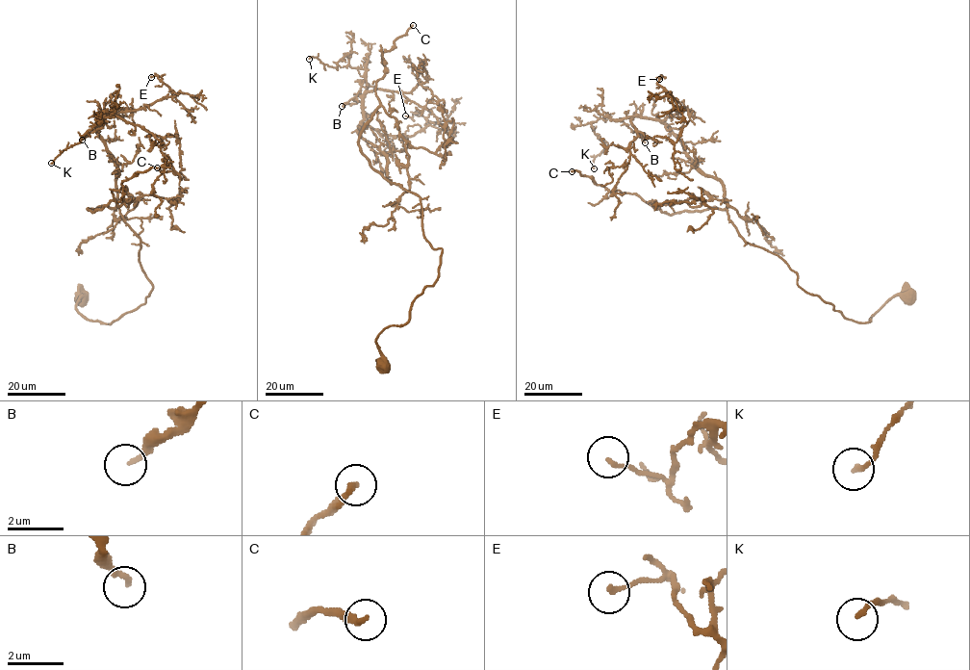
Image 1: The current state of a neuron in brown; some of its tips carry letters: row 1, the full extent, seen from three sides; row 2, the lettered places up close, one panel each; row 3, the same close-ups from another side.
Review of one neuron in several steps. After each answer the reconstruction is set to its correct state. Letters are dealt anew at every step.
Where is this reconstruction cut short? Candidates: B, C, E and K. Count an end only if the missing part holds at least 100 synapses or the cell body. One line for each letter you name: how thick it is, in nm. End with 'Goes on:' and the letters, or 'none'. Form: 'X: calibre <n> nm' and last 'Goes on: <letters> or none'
C: calibre 240 nm
Goes on: C

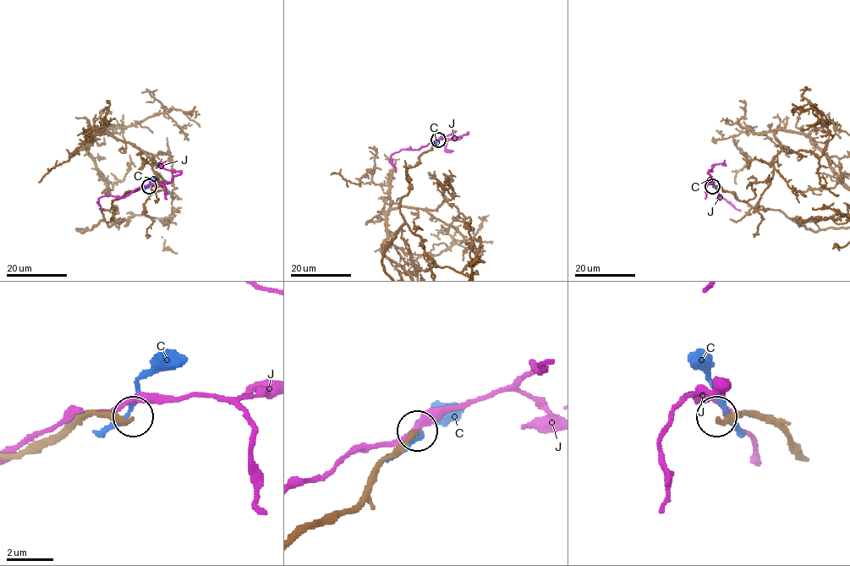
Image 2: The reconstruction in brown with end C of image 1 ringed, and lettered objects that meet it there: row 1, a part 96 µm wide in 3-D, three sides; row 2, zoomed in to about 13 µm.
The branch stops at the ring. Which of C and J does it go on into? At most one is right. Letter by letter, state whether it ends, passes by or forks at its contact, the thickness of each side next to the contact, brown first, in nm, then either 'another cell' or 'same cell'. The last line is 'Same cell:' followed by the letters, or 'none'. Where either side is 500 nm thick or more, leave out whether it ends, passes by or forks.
C: it passes by; 340 nm thick on the brown side, 190 nm on the other; another cell
J: it passes by; 360 nm thick on the brown side, 190 nm on the other; another cell
Same cell: none

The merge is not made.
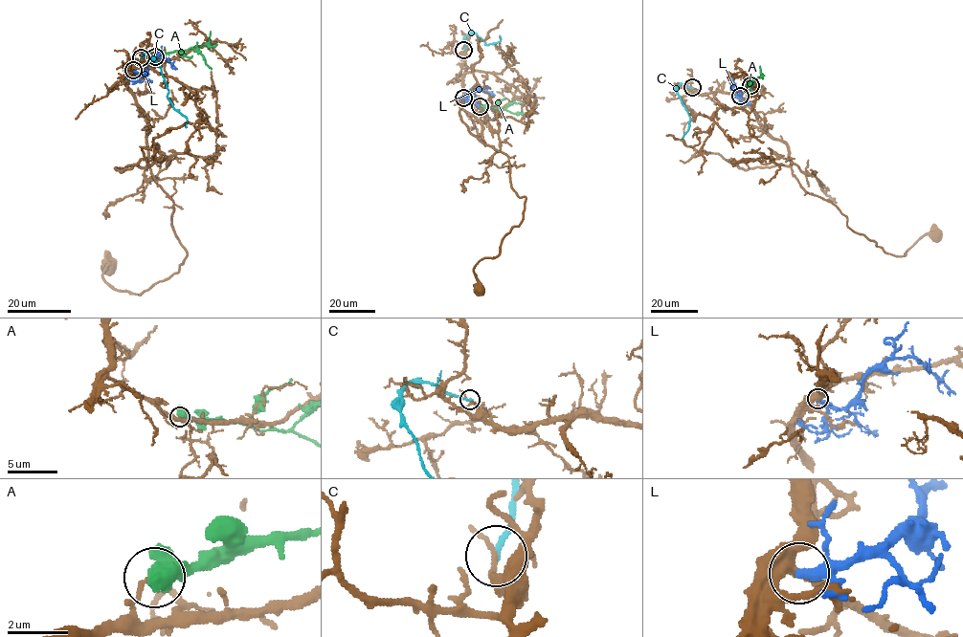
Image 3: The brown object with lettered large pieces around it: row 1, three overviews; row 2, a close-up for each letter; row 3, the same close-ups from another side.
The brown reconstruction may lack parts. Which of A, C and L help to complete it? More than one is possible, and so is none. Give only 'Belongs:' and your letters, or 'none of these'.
Belongs: none of these

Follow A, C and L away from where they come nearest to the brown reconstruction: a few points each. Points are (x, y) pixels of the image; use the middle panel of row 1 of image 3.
A: (480, 106), (503, 109), (513, 101), (521, 104)
C: (463, 50), (468, 34), (475, 33), (487, 45), (498, 42), (499, 35)
L: (463, 98), (480, 89), (495, 95)

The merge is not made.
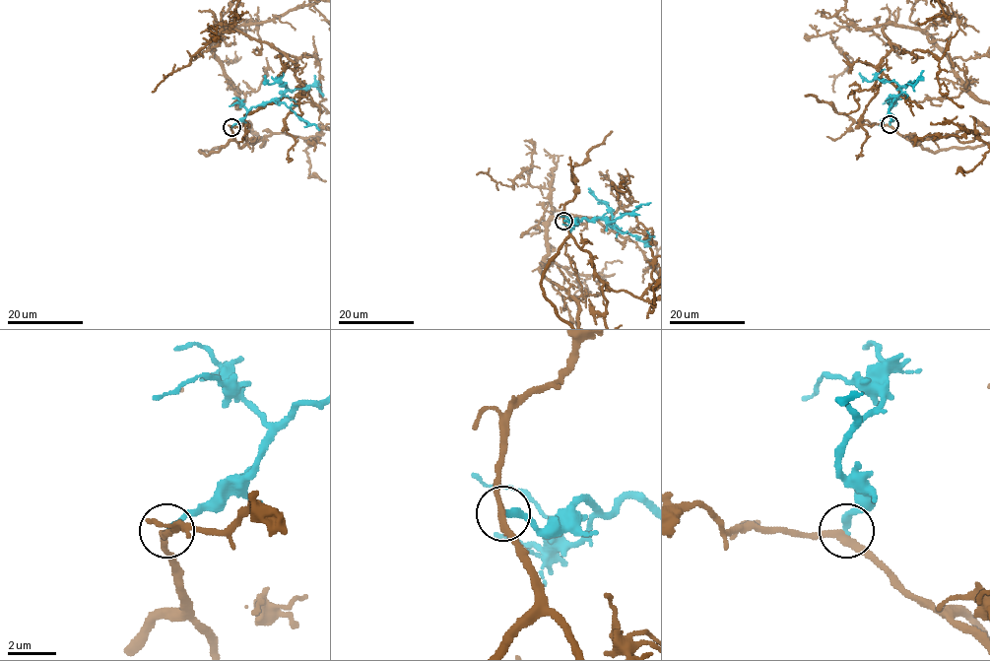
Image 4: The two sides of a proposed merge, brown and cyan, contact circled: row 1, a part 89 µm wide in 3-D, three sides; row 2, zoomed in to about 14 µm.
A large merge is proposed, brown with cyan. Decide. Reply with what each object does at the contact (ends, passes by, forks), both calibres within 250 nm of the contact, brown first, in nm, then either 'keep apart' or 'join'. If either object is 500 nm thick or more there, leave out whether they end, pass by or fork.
brown passes by | cyan ends | 240/220 nm | join

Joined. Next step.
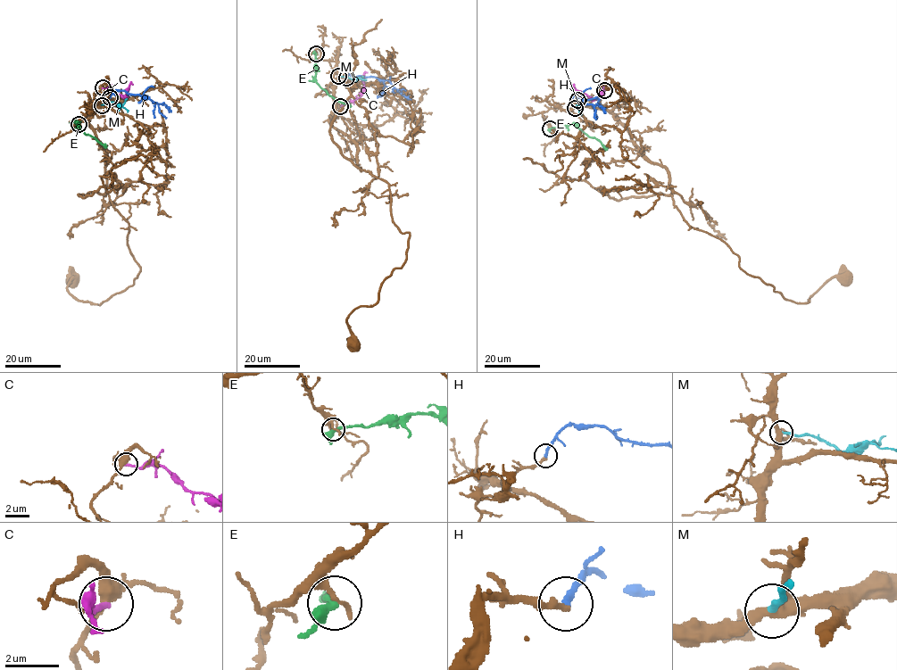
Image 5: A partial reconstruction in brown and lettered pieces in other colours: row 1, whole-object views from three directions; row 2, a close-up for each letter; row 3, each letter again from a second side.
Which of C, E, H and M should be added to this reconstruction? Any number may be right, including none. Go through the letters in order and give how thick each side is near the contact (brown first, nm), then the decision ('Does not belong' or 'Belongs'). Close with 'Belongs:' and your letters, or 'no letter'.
C: Thickness 340 nm (brown) against 190 nm. Does not belong
E: Thickness 240 nm (brown) against 260 nm. Does not belong
H: Thickness 240 nm (brown) against 240 nm. Belongs
M: Thickness 300 nm (brown) against 240 nm. Does not belong
Belongs: H

